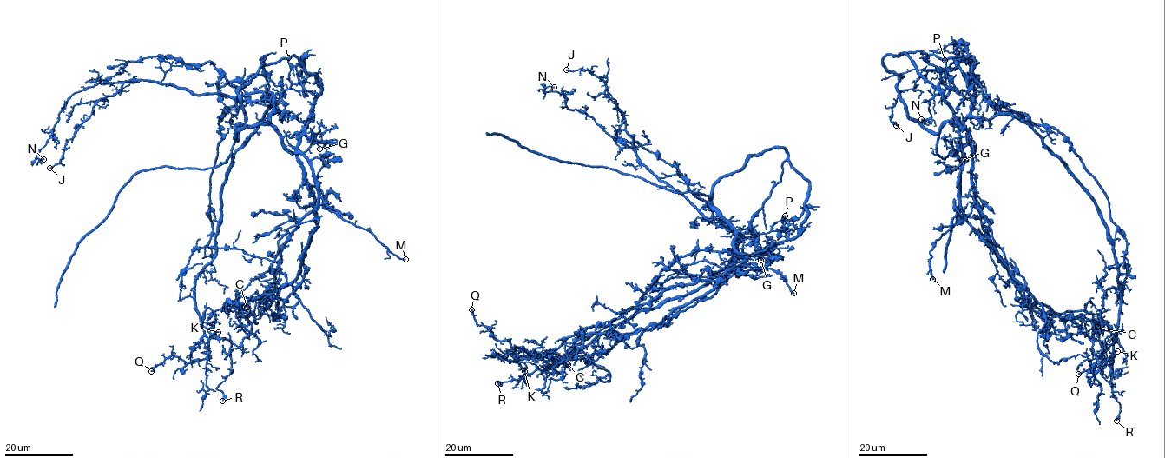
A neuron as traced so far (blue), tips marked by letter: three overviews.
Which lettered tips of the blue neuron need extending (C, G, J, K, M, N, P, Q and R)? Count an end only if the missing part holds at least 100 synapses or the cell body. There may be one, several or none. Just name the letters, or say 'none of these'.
none of these

